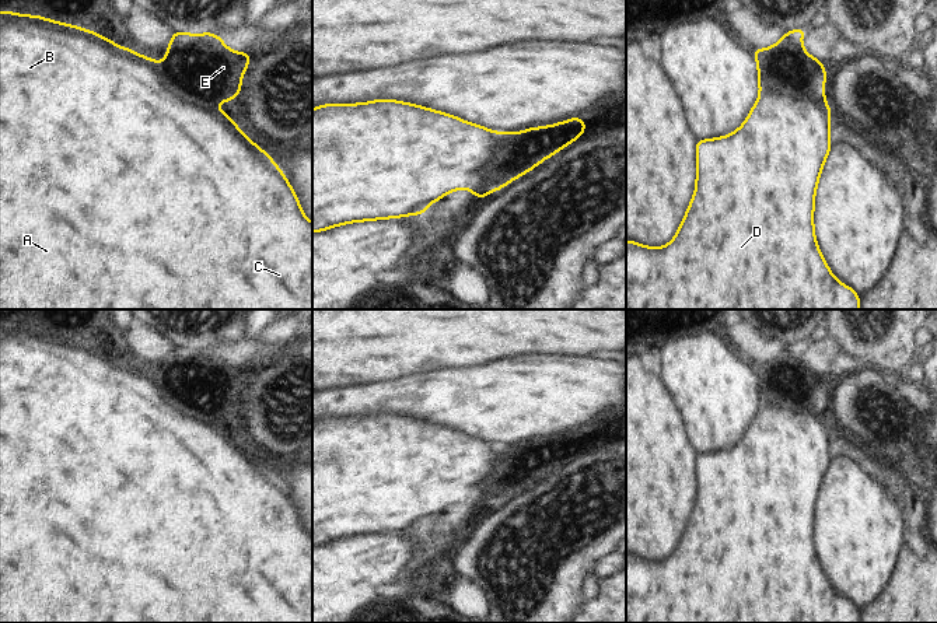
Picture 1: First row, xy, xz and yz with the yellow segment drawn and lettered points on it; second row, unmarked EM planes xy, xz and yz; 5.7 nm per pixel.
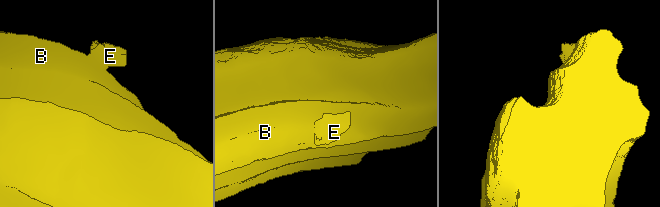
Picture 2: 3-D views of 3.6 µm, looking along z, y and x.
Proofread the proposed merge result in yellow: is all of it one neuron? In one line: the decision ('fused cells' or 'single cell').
fused cells

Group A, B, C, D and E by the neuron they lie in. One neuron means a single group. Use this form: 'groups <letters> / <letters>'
groups A B C D / E

